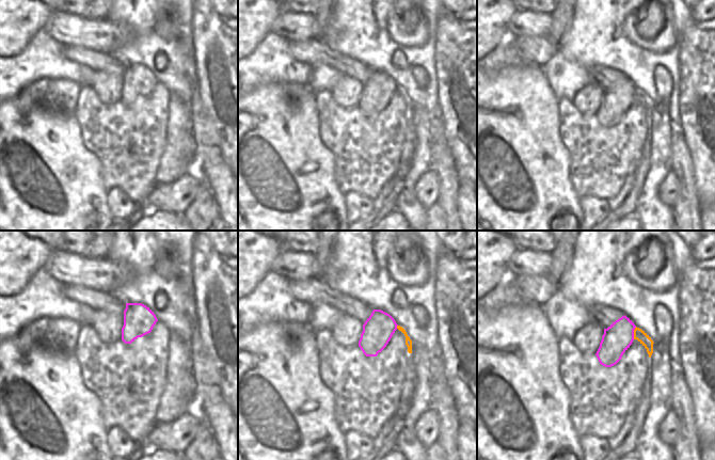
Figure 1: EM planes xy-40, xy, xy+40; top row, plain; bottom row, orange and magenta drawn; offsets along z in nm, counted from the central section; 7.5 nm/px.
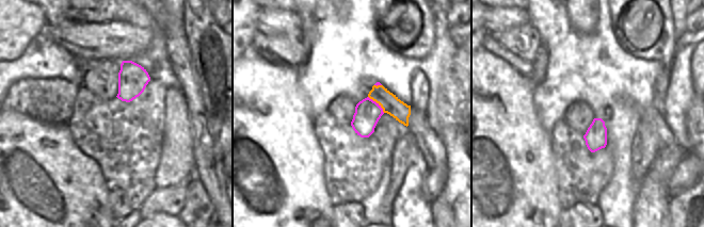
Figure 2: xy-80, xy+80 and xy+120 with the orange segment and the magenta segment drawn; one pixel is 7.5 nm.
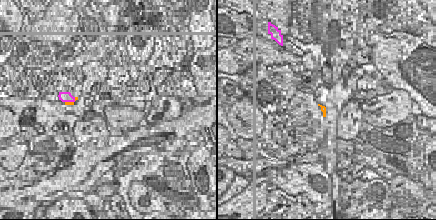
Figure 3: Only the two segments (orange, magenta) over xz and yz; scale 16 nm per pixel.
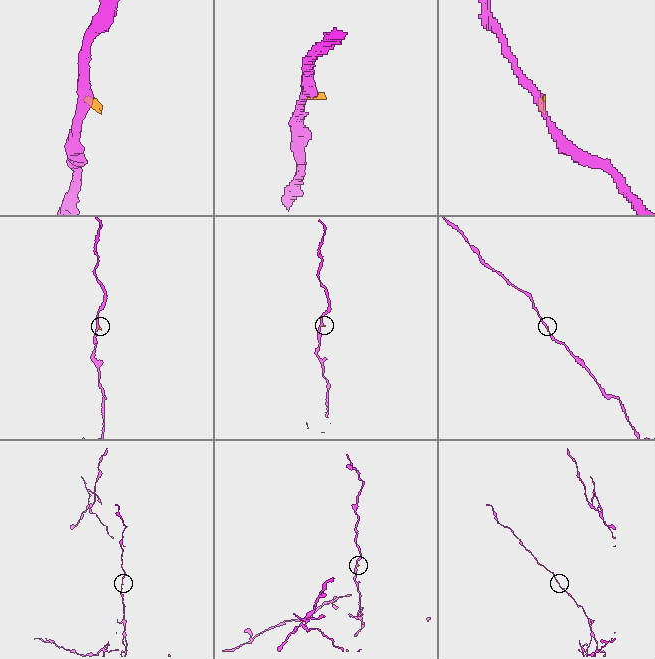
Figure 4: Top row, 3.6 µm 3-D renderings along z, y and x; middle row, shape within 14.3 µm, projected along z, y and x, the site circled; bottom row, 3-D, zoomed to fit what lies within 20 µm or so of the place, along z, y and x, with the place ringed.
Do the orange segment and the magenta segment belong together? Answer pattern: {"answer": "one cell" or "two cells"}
{"answer": "two cells"}

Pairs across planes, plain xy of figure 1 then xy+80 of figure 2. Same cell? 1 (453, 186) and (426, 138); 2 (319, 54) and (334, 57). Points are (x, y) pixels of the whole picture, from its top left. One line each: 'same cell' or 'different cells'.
1: same cell
2: different cells

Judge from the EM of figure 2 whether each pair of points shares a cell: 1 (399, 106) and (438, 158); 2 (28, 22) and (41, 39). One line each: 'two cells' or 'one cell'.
1: one cell
2: two cells

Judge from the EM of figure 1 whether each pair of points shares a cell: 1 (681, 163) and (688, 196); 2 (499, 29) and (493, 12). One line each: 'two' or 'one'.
1: one
2: one

